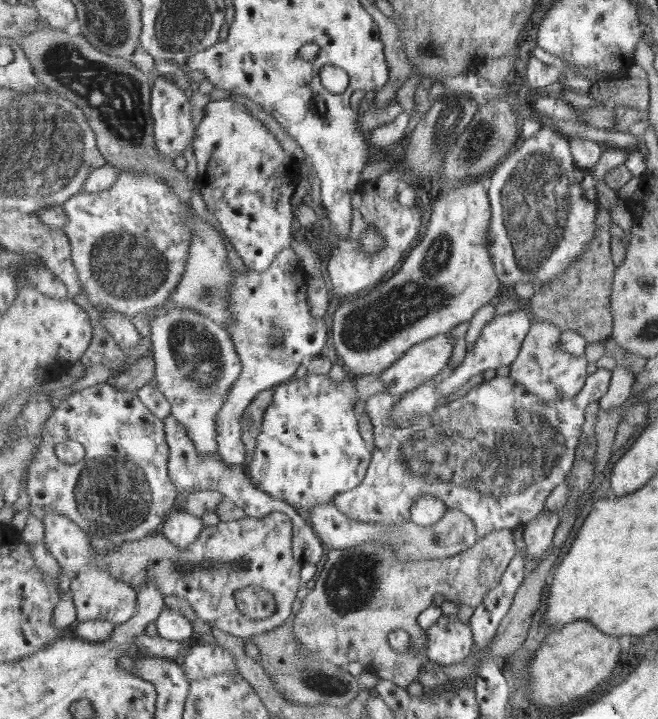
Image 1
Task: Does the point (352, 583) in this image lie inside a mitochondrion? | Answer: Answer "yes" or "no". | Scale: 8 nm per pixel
yes

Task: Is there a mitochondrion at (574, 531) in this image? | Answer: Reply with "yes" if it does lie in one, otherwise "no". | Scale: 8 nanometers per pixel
no

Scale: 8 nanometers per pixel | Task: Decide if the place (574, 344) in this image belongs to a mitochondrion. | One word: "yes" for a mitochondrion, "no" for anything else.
no

